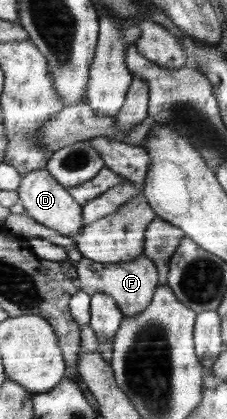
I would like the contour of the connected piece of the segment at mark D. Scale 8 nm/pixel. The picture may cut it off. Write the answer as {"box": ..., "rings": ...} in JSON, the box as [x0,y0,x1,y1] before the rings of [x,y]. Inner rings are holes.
{"box":[16,168,84,240],"rings":[[[45,168],[33,170],[25,174],[16,190],[19,200],[22,202],[25,213],[36,222],[58,231],[62,236],[74,240],[75,236],[84,228],[82,214],[84,208],[78,203],[66,187],[62,186]]]}

